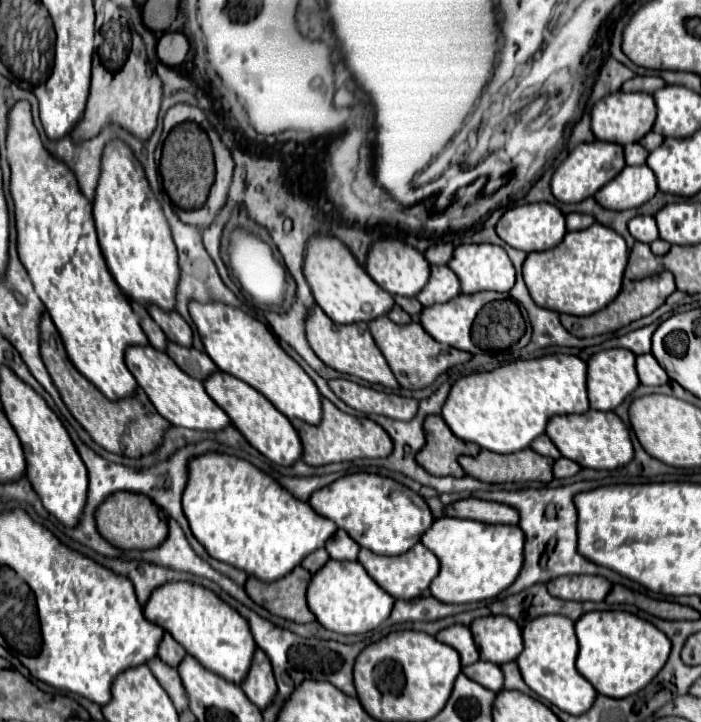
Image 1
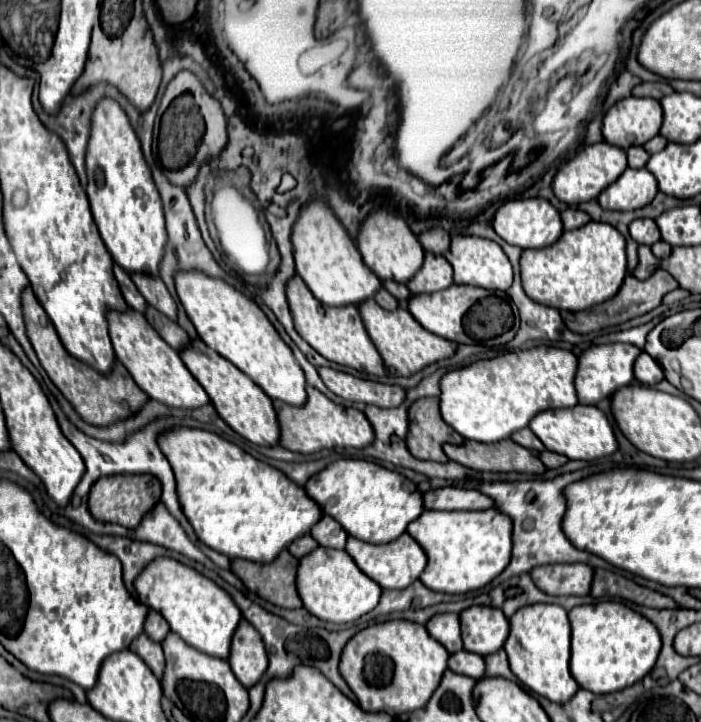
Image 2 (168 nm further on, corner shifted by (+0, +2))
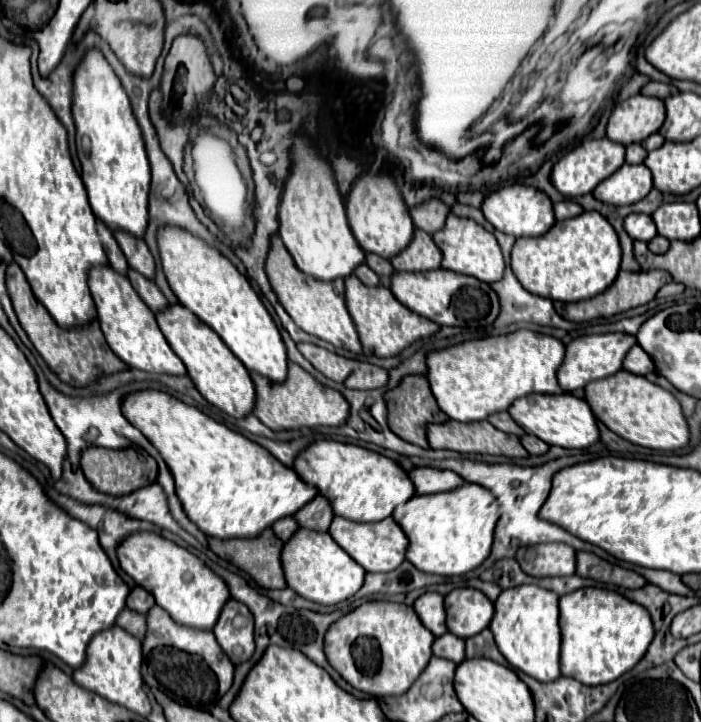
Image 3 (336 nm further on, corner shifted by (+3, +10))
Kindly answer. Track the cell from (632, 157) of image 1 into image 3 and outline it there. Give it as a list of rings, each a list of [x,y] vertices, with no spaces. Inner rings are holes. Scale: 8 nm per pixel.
[[[629,144],[627,146],[627,156],[625,156],[625,162],[629,164],[641,164],[647,156],[647,150],[641,146],[641,144]]]

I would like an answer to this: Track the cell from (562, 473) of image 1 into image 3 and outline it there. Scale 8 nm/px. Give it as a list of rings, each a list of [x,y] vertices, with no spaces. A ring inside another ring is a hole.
[[[525,434],[525,436],[521,438],[521,444],[523,444],[523,446],[525,446],[525,450],[527,450],[529,454],[533,454],[533,456],[545,454],[545,452],[549,450],[549,444],[545,444],[543,440],[539,440],[539,438],[531,436],[531,434]]]

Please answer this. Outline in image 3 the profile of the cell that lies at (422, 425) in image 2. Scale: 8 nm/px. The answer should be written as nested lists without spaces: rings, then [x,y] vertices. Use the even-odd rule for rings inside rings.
[[[407,376],[395,390],[389,390],[385,394],[385,402],[389,408],[389,428],[405,442],[411,442],[421,448],[429,448],[427,446],[427,424],[447,422],[447,416],[439,410],[425,376]]]

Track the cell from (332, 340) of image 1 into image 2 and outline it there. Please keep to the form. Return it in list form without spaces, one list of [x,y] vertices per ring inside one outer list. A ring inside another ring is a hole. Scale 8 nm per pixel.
[[[294,274],[288,280],[286,298],[290,300],[290,312],[292,312],[294,326],[296,326],[298,334],[316,352],[320,352],[324,358],[328,358],[336,364],[350,366],[354,370],[362,370],[362,372],[368,372],[374,376],[384,374],[382,358],[380,358],[378,350],[374,348],[370,336],[366,334],[366,328],[362,324],[362,318],[360,318],[360,312],[356,306],[338,306],[336,308],[336,306],[326,306],[326,304],[318,302],[298,274]]]

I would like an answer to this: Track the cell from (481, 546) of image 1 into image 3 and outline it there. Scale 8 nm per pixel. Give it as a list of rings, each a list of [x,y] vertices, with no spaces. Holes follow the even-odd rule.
[[[467,482],[443,494],[415,494],[407,504],[397,506],[393,518],[409,538],[407,560],[417,570],[439,576],[461,576],[481,566],[491,554],[499,504],[487,488]]]

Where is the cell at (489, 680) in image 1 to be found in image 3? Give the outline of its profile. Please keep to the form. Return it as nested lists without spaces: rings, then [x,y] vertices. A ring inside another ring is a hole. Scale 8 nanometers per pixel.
[[[447,632],[439,638],[435,638],[433,654],[439,658],[445,658],[445,660],[451,660],[455,664],[461,664],[465,660],[465,640]]]

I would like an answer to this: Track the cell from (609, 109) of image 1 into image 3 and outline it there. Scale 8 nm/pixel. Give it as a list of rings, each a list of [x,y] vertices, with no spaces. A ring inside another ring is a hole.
[[[635,94],[619,102],[607,122],[607,138],[619,144],[643,142],[657,132],[665,120],[663,100]]]

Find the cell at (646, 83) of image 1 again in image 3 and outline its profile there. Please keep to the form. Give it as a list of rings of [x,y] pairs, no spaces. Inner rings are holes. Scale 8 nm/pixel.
[[[651,80],[649,84],[645,84],[645,86],[641,88],[641,92],[647,94],[647,96],[657,96],[657,98],[665,100],[667,96],[675,94],[675,88],[673,88],[671,84],[665,84],[665,82],[653,82],[653,80]]]

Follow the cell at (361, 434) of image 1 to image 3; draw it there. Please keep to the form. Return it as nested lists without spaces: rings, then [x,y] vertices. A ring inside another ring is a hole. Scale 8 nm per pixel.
[[[293,364],[289,366],[289,376],[283,384],[269,382],[267,378],[259,374],[251,374],[255,390],[257,390],[257,404],[255,404],[255,416],[271,430],[301,430],[305,428],[319,428],[319,426],[343,426],[347,422],[349,414],[349,402],[337,392],[323,384],[319,384],[309,372],[305,372],[301,366]]]

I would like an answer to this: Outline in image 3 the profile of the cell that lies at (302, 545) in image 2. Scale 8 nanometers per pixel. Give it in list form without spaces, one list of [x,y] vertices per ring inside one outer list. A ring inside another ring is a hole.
[[[285,518],[285,520],[279,520],[277,526],[273,526],[273,530],[283,542],[289,542],[291,536],[299,530],[299,524],[295,522],[295,518]]]

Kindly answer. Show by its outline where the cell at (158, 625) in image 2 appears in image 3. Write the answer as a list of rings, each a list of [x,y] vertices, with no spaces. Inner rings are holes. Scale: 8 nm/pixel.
[[[133,588],[129,598],[127,598],[127,608],[135,610],[139,614],[147,614],[151,610],[151,606],[155,606],[155,598],[151,598],[151,594],[143,588]]]

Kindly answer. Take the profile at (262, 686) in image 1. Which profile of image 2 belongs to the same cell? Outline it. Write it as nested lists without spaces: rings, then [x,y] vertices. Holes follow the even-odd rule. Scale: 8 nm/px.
[[[244,618],[240,620],[238,628],[234,630],[234,636],[230,642],[228,664],[230,664],[232,672],[236,674],[236,678],[246,688],[254,686],[266,672],[268,658],[266,658],[264,642],[262,642],[258,630],[254,630],[254,626]]]

